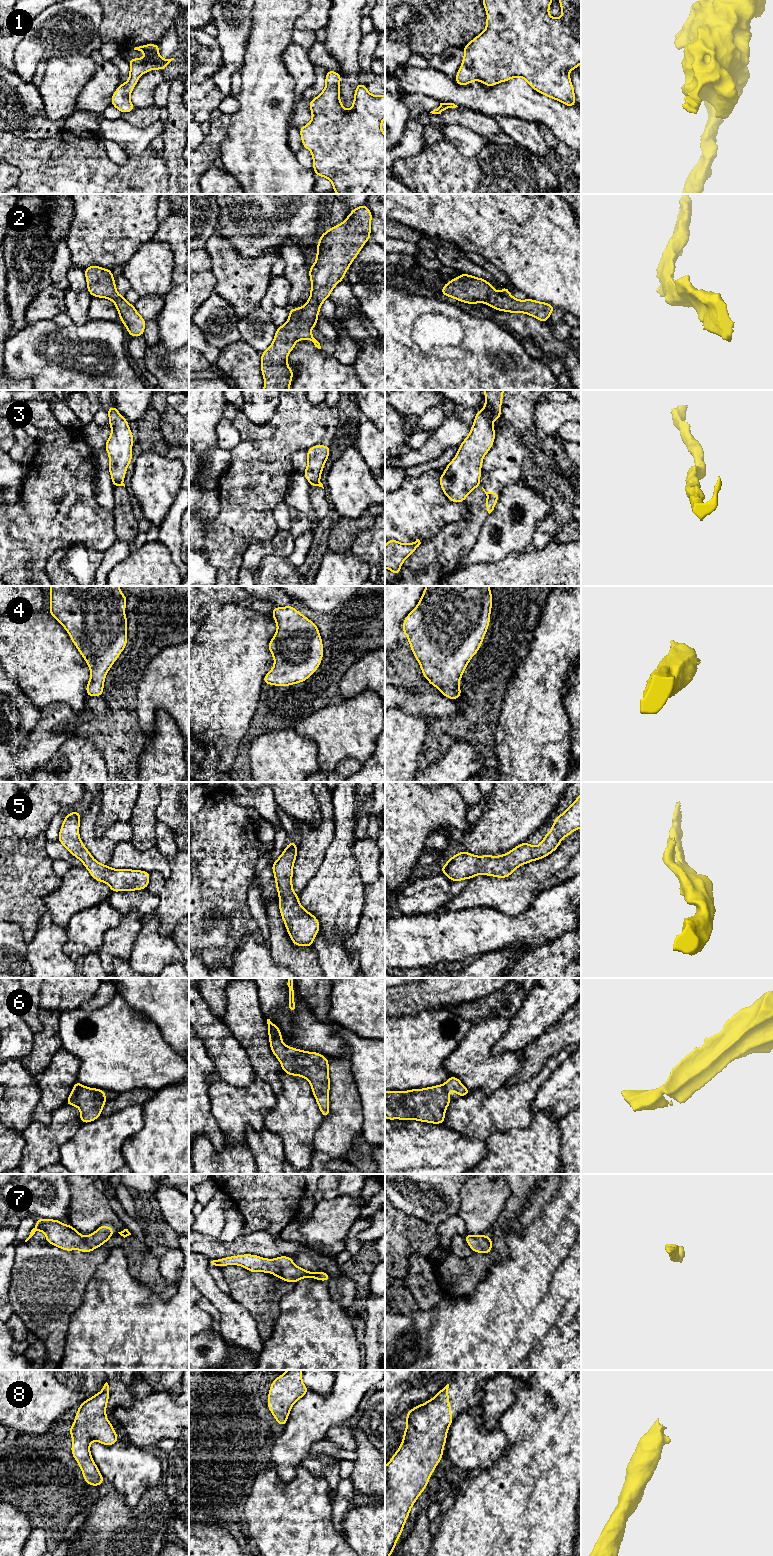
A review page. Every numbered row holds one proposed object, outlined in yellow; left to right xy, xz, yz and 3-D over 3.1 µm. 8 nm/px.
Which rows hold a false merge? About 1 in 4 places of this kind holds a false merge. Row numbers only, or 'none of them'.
3

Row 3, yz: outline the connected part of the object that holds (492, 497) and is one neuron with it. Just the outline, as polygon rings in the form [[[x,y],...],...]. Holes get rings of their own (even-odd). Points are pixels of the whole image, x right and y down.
[[[480,482],[477,486],[480,486],[487,496],[487,501],[485,503],[485,506],[486,506],[488,513],[490,514],[494,510],[495,505],[499,499],[499,493],[498,492],[486,492],[485,489],[481,486]]]

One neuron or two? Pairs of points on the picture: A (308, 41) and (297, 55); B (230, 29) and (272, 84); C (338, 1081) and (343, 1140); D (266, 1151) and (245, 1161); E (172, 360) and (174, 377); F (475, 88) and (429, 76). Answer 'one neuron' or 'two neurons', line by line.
A: two neurons
B: two neurons
C: one neuron
D: two neurons
E: one neuron
F: one neuron

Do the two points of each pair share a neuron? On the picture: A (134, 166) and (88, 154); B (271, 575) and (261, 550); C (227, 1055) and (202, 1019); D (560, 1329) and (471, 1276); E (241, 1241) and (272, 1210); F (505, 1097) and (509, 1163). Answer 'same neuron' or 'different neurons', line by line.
A: same neuron
B: different neurons
C: same neuron
D: different neurons
E: different neurons
F: different neurons

